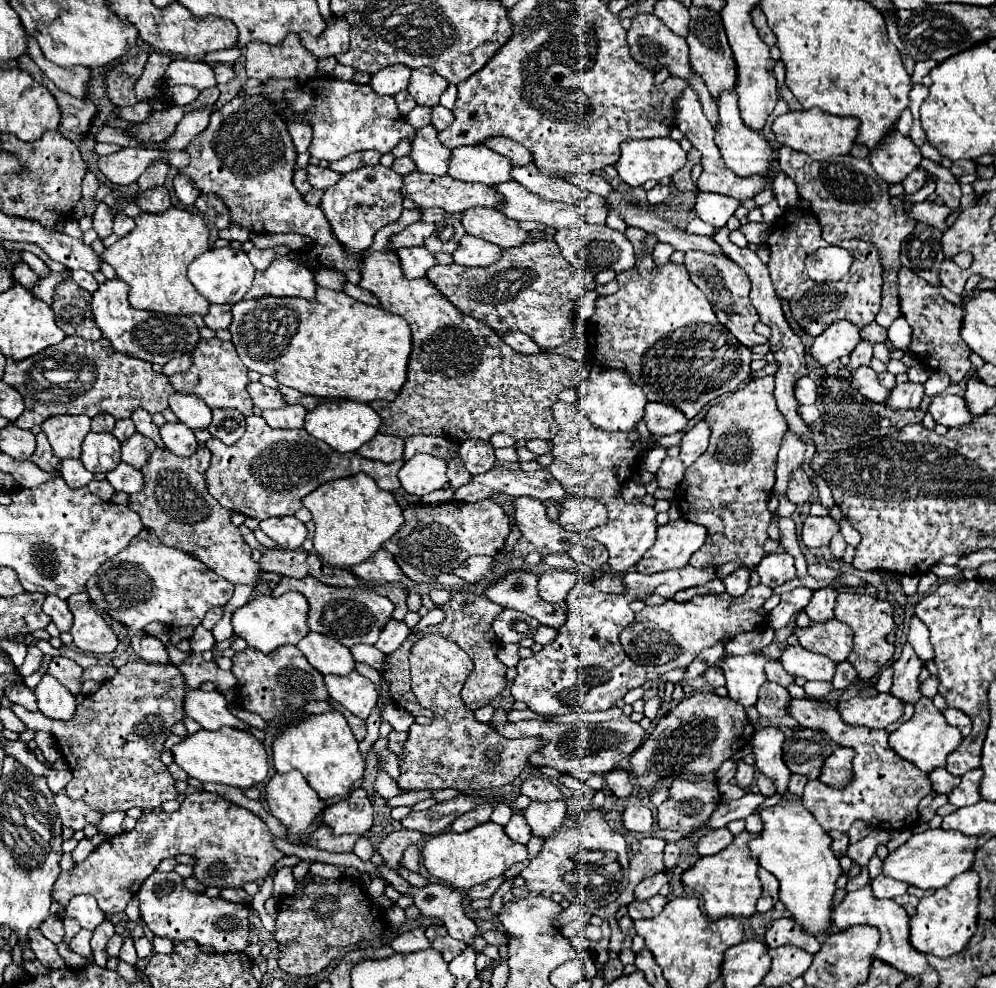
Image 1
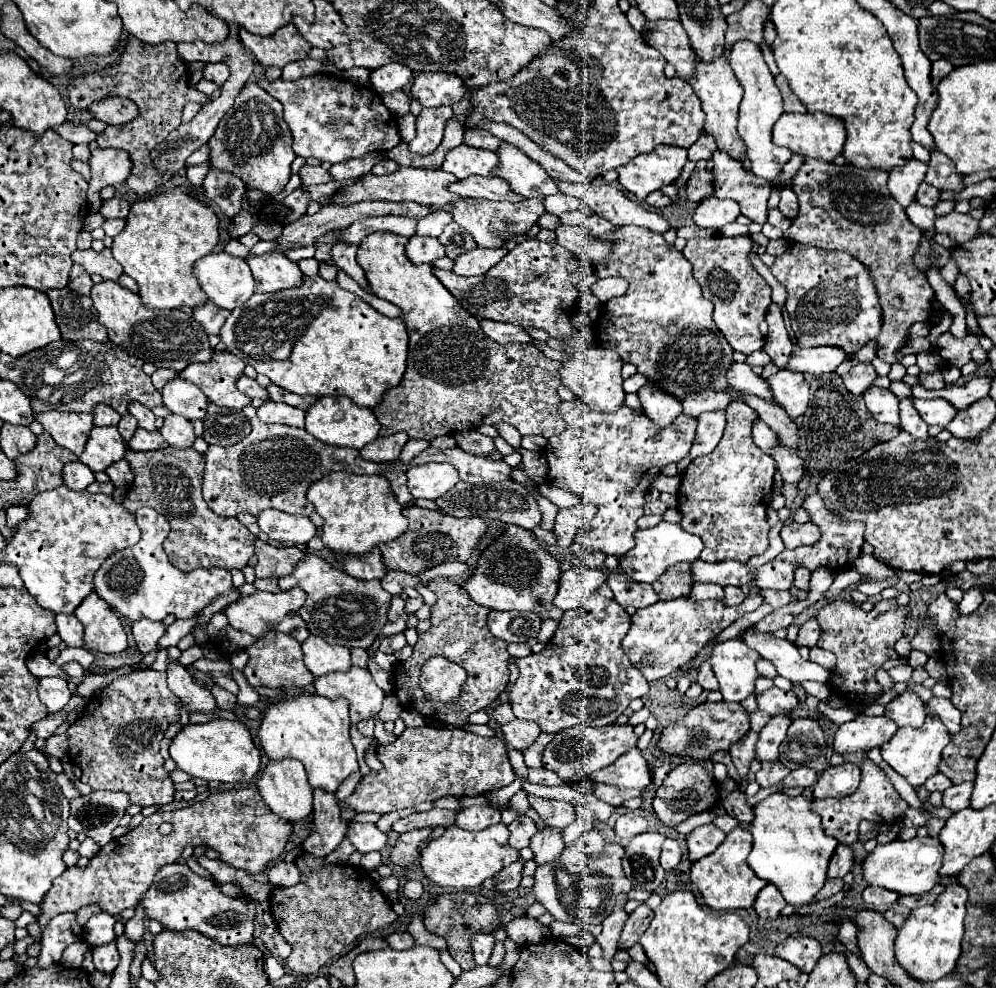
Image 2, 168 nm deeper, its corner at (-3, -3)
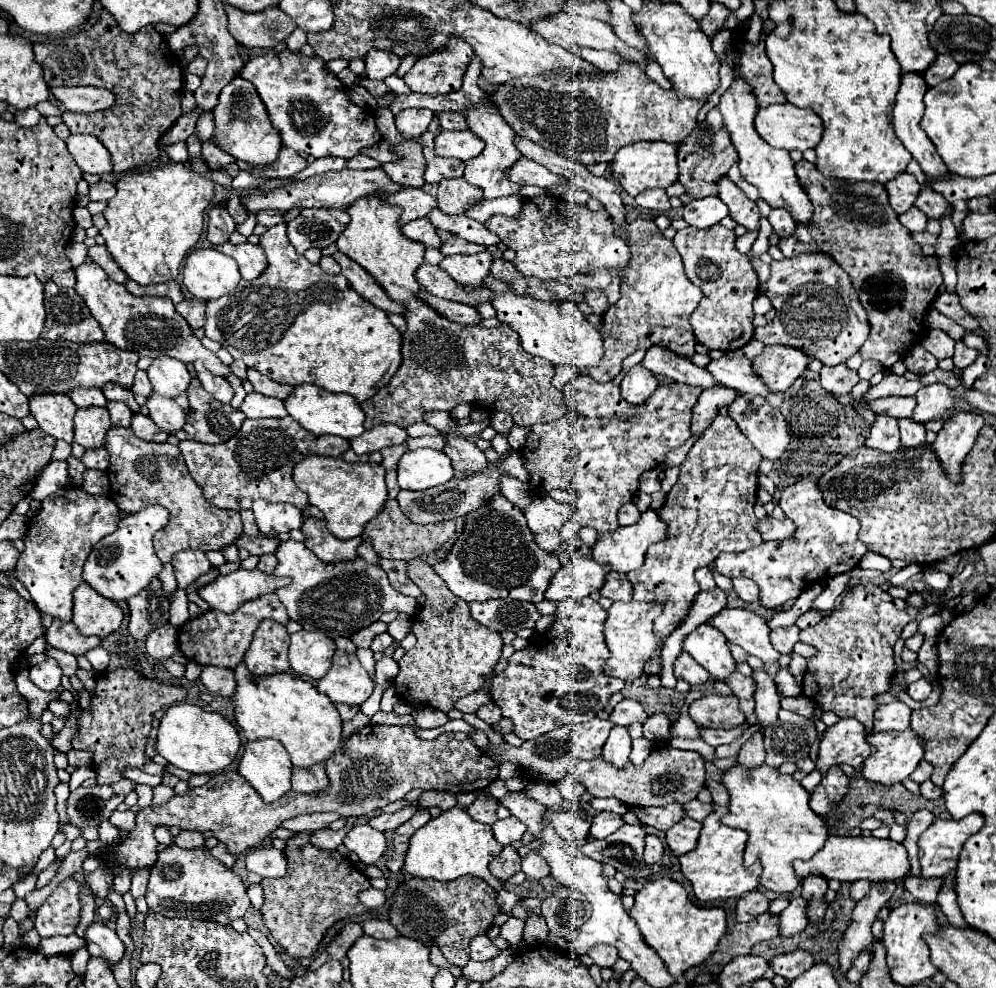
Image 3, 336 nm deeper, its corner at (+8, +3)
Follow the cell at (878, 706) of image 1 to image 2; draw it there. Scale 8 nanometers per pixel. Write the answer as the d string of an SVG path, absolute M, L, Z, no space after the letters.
M857 714L851 722L839 726L833 738L833 750L839 754L845 752L869 752L875 746L883 746L893 734L897 726L893 720L883 716L867 716Z

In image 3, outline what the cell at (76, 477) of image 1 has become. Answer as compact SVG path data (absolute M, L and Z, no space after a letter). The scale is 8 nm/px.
M50 462L44 468L42 476L38 478L38 482L32 490L32 498L34 500L44 500L48 494L58 492L66 484L68 484L68 464L66 462Z

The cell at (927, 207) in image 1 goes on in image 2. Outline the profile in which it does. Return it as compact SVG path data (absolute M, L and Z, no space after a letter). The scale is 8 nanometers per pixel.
M949 212L945 216L937 216L935 220L935 232L947 234L957 246L969 240L975 230L979 230L977 220L973 220L969 214L959 214L959 212Z

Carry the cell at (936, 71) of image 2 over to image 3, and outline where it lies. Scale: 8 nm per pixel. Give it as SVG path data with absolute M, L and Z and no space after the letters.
M938 56L932 70L928 70L928 74L924 74L924 80L928 86L938 86L940 82L952 78L952 74L958 70L960 64L954 62L954 58L948 58L948 56Z

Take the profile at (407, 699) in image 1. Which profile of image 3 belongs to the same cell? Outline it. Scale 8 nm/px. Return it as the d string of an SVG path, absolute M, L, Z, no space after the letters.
M414 558L408 562L408 578L422 590L422 594L426 596L426 602L420 606L420 610L412 616L412 634L416 636L416 646L410 648L404 658L400 660L400 674L394 680L394 686L398 690L398 696L412 704L412 706L432 706L436 710L442 712L450 712L456 704L456 700L460 700L462 696L476 692L480 688L486 686L498 658L502 652L502 638L498 632L488 630L484 626L480 626L468 612L468 604L460 598L456 598L448 586L444 586L444 582L440 582L440 578L436 578L436 572L432 570L432 566L428 562L424 562L422 558Z

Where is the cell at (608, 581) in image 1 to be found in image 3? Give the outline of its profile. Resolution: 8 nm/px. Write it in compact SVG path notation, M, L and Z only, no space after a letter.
M612 572L608 576L606 586L600 590L600 594L604 598L610 600L620 600L620 602L630 602L632 600L632 584L628 582L628 578L620 572Z

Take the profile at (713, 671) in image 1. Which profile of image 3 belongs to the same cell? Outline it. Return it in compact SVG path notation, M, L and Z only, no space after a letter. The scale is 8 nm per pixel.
M680 652L678 658L674 660L674 676L678 680L686 680L688 684L704 684L710 678L710 674L684 652Z

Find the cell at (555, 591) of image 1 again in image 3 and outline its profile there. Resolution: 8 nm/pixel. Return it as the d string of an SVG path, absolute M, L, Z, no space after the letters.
M572 560L562 566L546 590L548 600L566 600L566 598L586 598L590 592L600 590L606 582L606 576L612 568L596 560Z

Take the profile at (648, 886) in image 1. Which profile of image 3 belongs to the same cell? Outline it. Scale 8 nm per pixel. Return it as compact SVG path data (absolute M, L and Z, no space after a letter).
M600 944L600 946L594 946L592 950L588 950L588 956L594 960L596 966L600 966L600 968L612 968L614 962L618 960L618 950L612 948L612 946Z

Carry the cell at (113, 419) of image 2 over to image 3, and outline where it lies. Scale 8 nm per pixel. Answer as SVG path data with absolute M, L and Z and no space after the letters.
M74 388L74 390L68 390L68 396L78 408L106 406L106 398L100 388Z

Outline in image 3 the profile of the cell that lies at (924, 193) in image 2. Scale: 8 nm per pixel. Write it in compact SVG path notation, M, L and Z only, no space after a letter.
M922 186L922 192L916 200L916 208L922 210L928 220L942 220L944 216L950 216L952 214L952 204L948 200L944 200L942 194Z

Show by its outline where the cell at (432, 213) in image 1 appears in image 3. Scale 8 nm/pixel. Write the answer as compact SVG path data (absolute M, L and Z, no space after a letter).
M304 208L288 224L288 238L302 254L312 246L326 248L334 244L340 230L344 230L344 224L348 224L348 214L344 210Z

